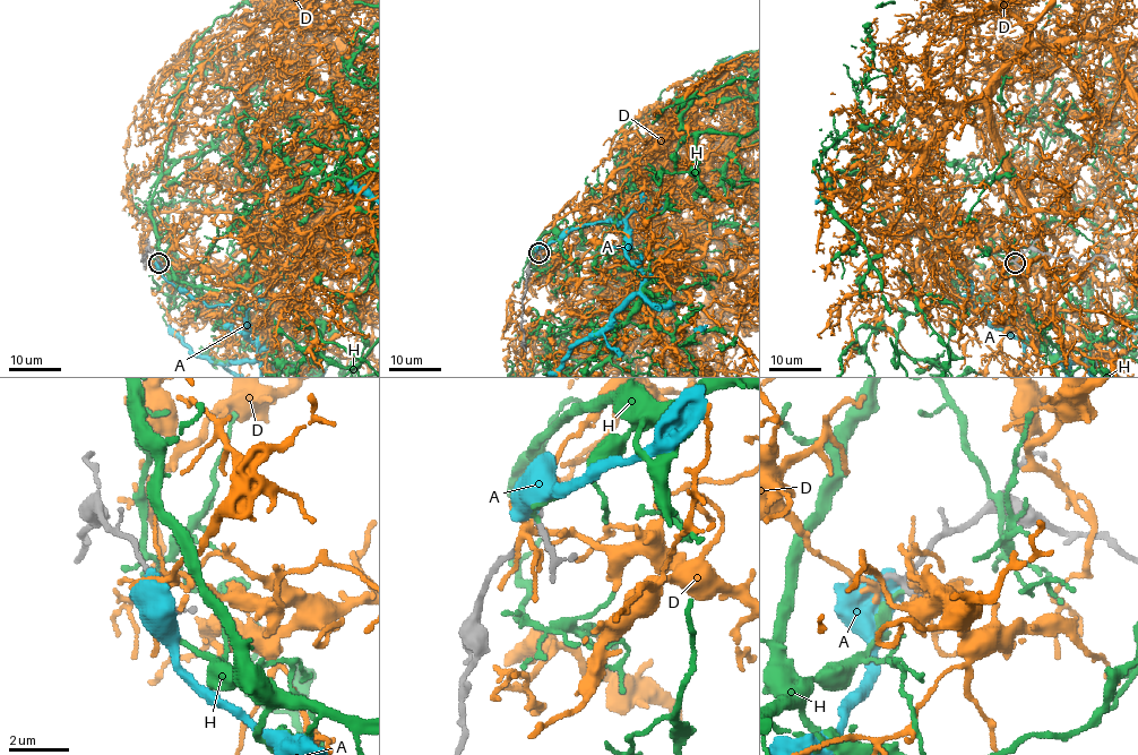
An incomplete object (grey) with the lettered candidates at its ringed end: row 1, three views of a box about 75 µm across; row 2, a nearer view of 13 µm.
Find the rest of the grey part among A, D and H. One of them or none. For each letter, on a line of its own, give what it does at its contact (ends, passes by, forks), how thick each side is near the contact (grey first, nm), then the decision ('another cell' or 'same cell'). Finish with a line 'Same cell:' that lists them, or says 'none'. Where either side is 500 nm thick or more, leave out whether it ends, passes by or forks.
A: calibres 190 and 700 nm; another cell
D: it forks; calibres 200 and 200 nm; another cell
H: it ends; calibres 200 and 200 nm; same cell
Same cell: H

